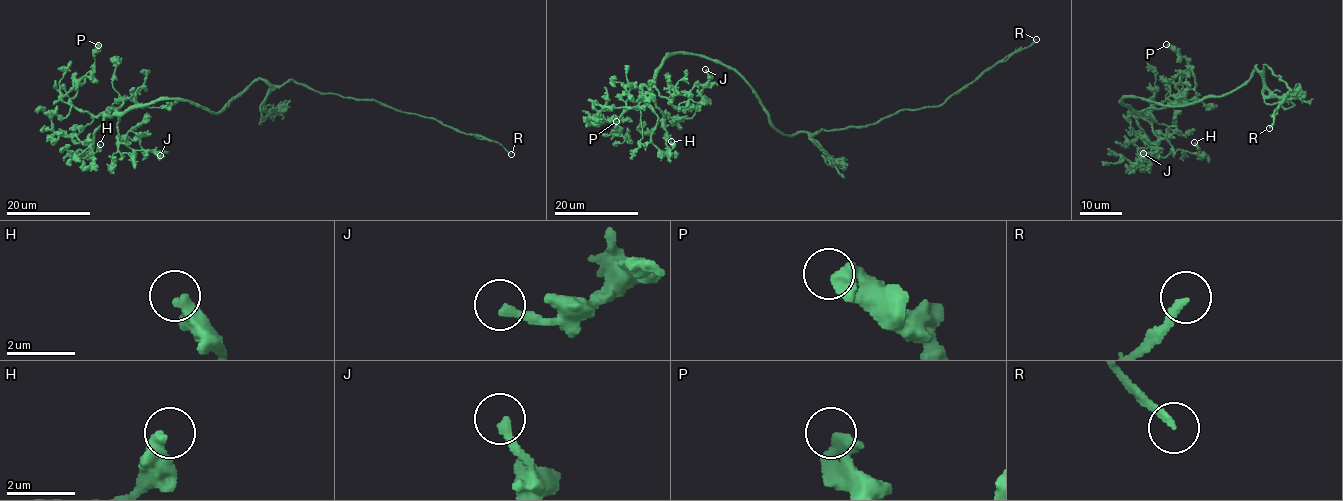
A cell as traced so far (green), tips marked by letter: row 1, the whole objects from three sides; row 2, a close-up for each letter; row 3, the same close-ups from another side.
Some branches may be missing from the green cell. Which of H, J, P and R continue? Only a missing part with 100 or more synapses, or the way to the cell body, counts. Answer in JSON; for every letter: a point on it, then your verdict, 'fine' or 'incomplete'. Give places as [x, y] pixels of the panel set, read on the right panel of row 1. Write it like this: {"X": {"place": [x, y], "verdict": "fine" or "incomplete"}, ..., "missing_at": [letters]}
{"H": {"place": [1194, 142], "verdict": "fine"}, "J": {"place": [1143, 153], "verdict": "fine"}, "P": {"place": [1166, 44], "verdict": "fine"}, "R": {"place": [1269, 128], "verdict": "incomplete"}, "missing_at": ["R"]}

